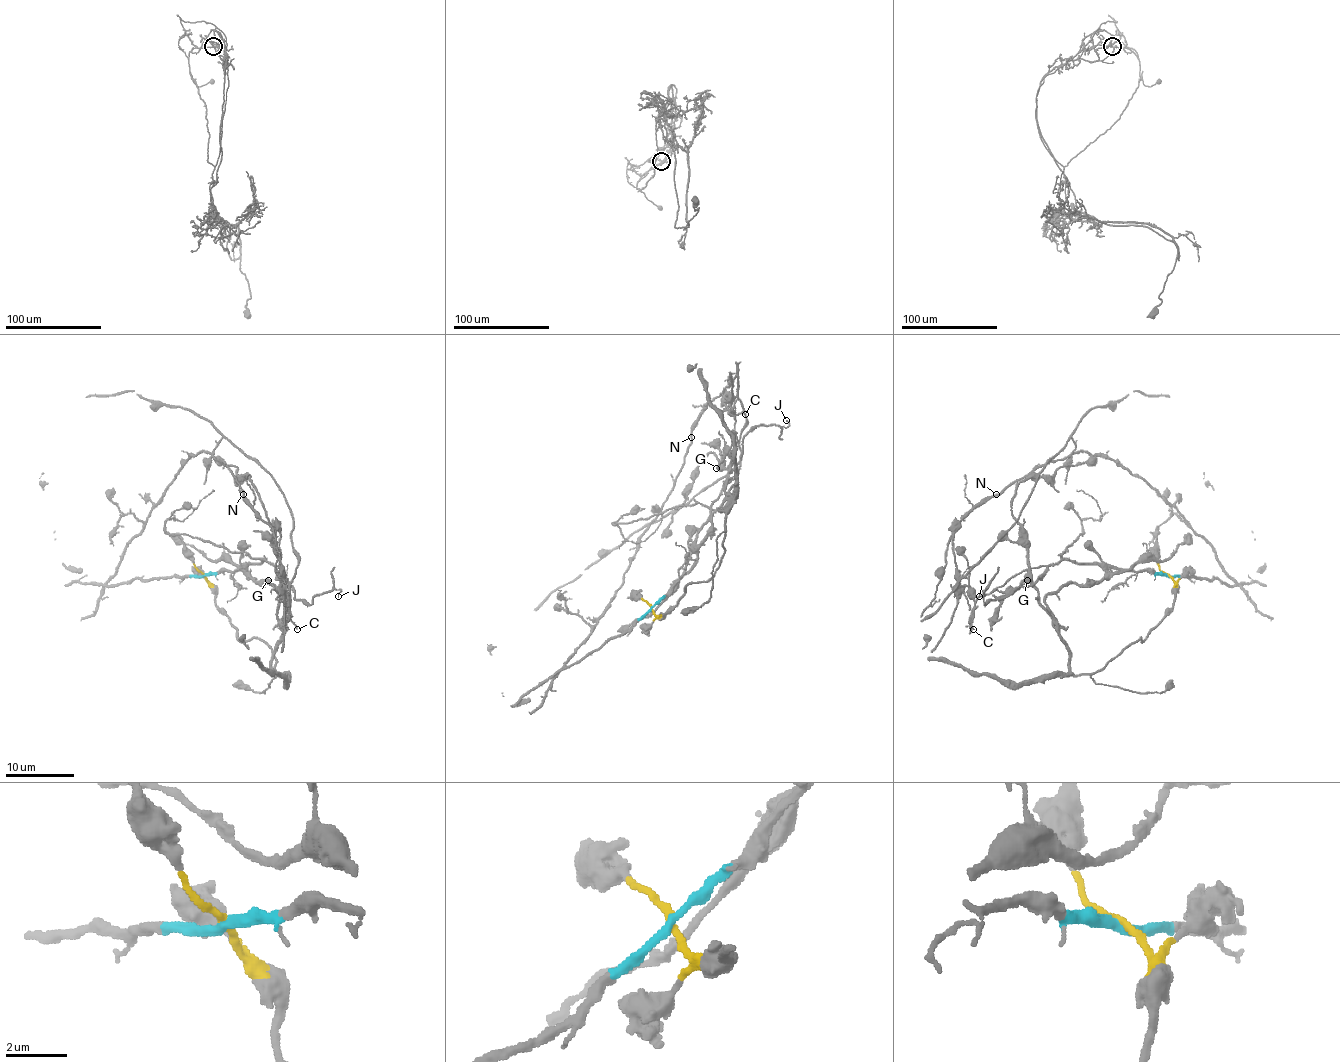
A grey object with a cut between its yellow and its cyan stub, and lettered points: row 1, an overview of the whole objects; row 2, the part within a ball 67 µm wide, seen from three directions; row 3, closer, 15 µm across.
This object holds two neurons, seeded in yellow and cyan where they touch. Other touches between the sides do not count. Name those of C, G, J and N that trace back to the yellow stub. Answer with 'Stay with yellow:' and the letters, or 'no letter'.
Stay with yellow: G

